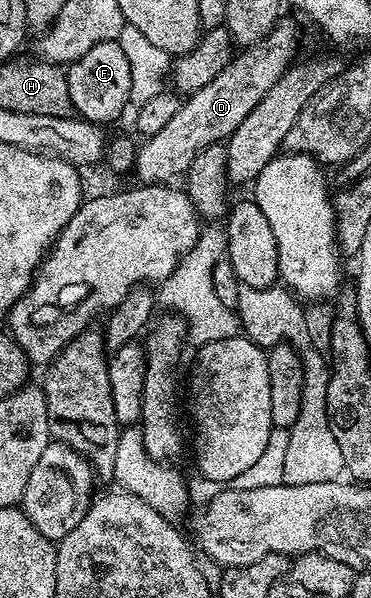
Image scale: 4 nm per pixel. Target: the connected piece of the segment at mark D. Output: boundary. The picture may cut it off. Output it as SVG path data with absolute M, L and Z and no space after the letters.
M279 19L257 45L246 47L233 58L218 75L212 78L200 91L189 94L179 104L176 115L156 135L145 138L138 149L138 159L133 172L138 173L138 181L143 185L160 185L173 182L173 177L181 178L188 171L192 159L204 147L225 143L244 123L248 111L264 99L264 95L287 69L295 64L298 53L298 25L294 21Z

